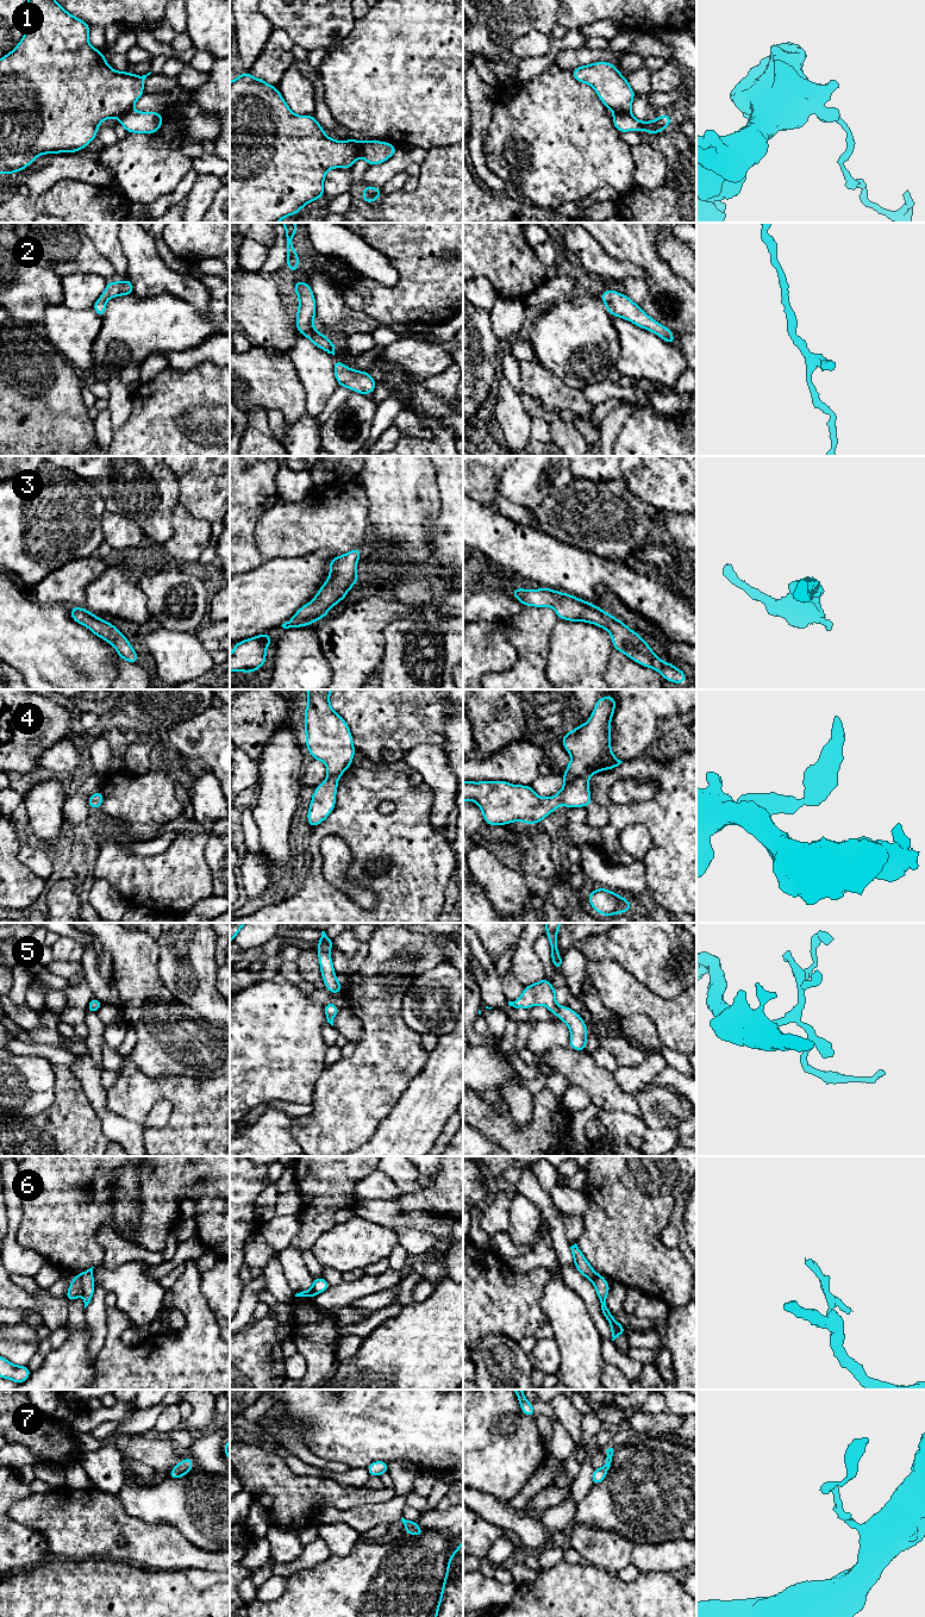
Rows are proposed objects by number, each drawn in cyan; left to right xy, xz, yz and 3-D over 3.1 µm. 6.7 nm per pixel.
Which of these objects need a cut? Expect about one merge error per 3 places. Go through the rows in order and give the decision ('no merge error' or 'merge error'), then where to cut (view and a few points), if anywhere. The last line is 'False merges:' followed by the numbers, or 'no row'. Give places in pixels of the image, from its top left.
1: merge error | xz (357, 141), (360, 156)
2: no merge error | no cut
3: no merge error | no cut
4: no merge error | no cut
5: no merge error | no cut
6: merge error | xy (77, 1274), (82, 1292)
7: no merge error | no cut
False merges: 1, 6

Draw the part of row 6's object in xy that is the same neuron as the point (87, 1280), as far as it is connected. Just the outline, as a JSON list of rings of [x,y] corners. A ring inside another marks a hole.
[[[89,1268],[82,1273],[80,1273],[80,1278],[81,1278],[81,1285],[82,1285],[82,1294],[83,1294],[83,1303],[85,1303],[85,1309],[88,1306],[88,1304],[90,1303],[92,1298],[93,1298],[93,1293],[94,1293],[94,1278],[93,1278],[93,1268]]]

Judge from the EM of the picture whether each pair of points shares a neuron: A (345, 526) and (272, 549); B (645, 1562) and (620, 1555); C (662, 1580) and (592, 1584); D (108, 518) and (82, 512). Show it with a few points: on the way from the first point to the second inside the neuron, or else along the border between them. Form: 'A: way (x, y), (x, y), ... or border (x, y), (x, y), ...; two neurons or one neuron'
A: way (327, 526), (302, 526), (289, 537); one neuron
B: border (635, 1546), (630, 1561); two neurons
C: way (644, 1590), (610, 1590); one neuron
D: border (105, 510), (101, 517), (102, 539); two neurons

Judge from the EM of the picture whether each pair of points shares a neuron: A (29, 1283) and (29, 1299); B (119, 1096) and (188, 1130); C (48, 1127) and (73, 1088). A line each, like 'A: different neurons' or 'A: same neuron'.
A: different neurons
B: same neuron
C: same neuron

